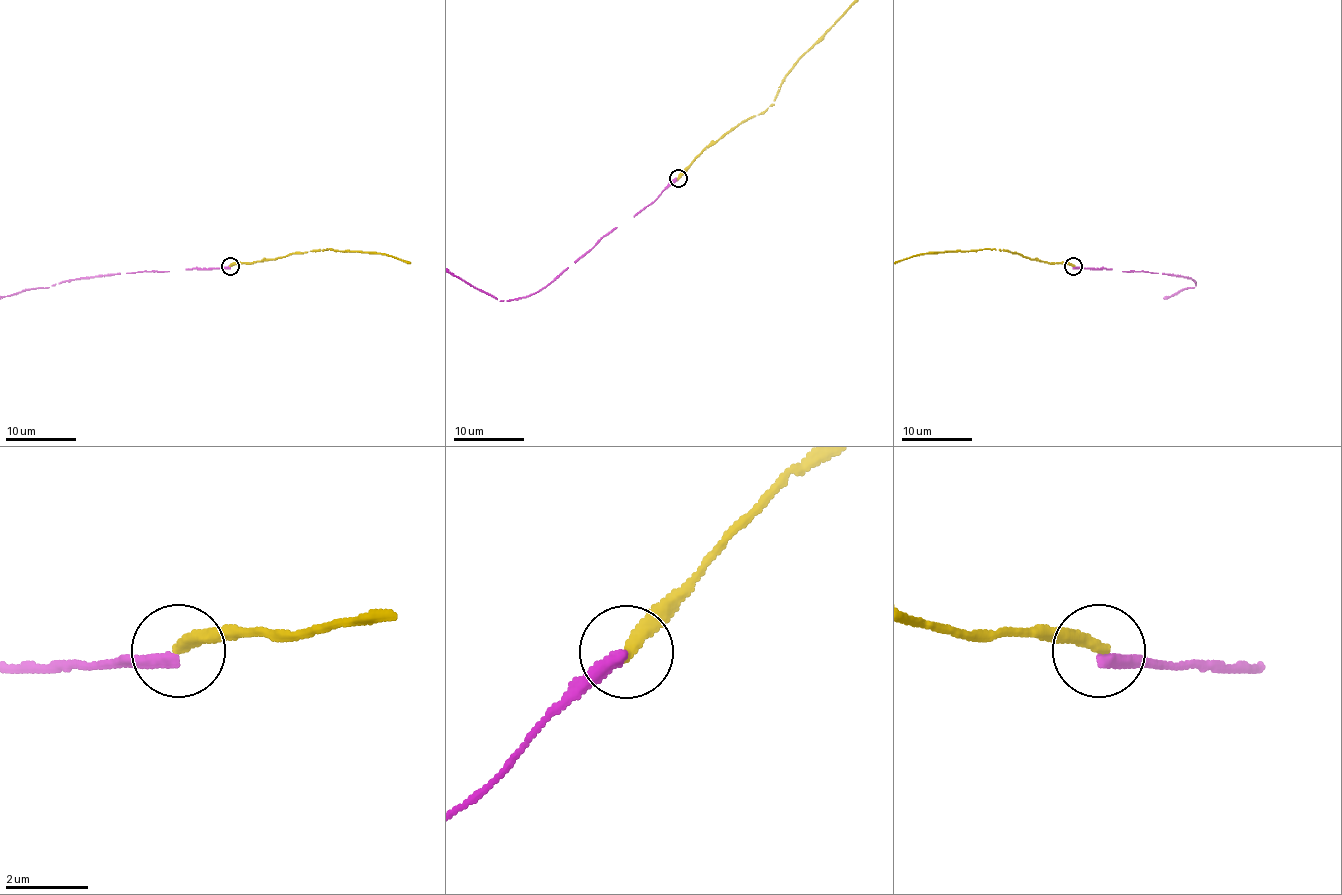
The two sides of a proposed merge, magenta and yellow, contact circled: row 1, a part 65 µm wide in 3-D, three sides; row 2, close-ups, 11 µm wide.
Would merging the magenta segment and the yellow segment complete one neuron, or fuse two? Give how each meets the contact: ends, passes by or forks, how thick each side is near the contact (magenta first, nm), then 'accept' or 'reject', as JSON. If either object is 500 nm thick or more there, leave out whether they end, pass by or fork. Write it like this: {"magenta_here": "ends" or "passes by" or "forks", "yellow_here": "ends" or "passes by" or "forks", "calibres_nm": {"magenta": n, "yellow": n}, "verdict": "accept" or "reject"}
{"magenta_here": "ends", "yellow_here": "ends", "calibres_nm": {"magenta": 320, "yellow": 340}, "verdict": "reject"}

